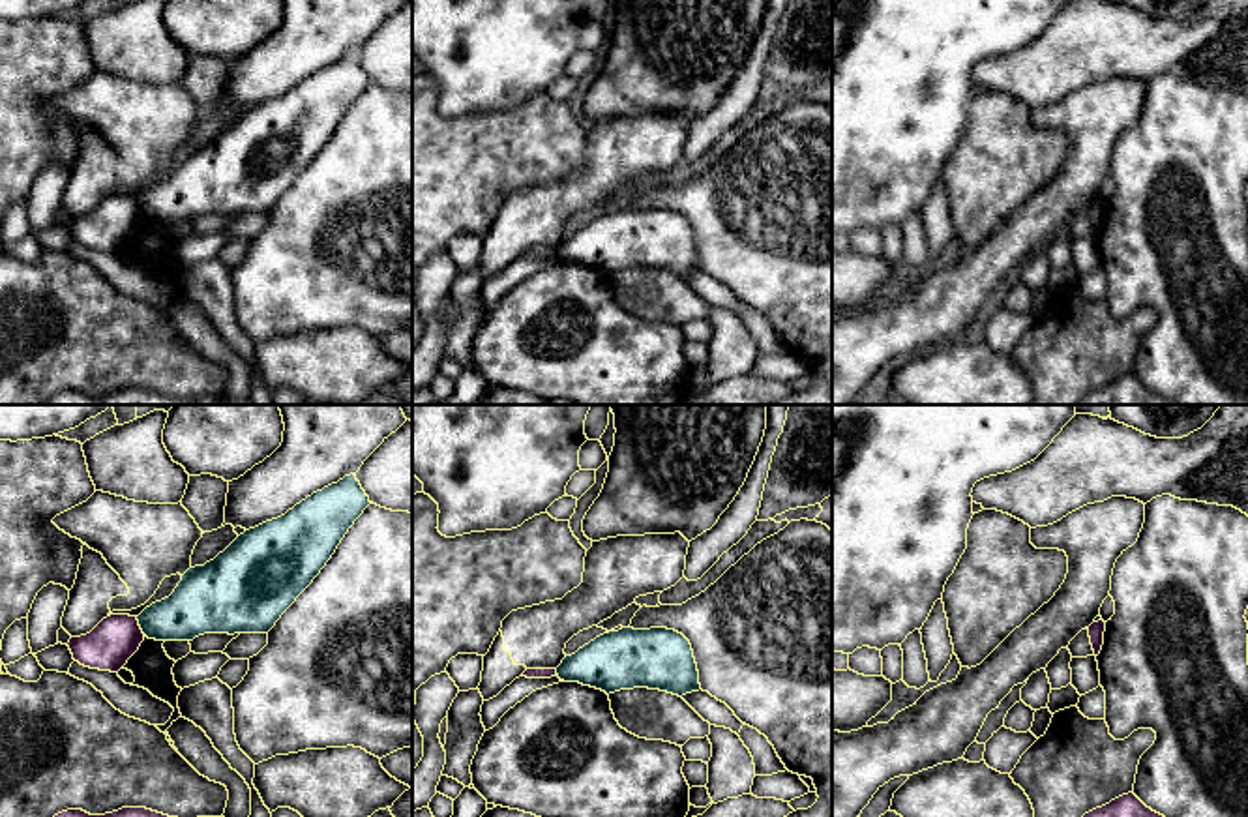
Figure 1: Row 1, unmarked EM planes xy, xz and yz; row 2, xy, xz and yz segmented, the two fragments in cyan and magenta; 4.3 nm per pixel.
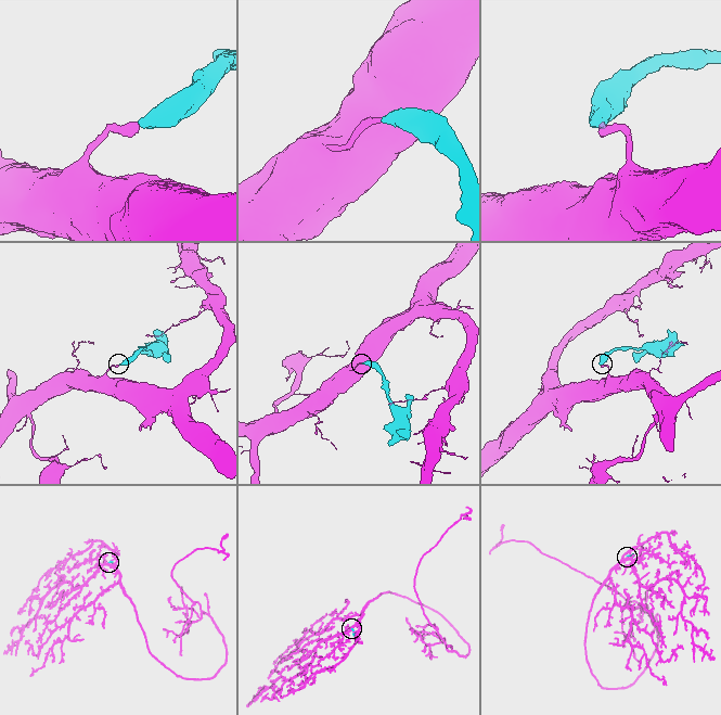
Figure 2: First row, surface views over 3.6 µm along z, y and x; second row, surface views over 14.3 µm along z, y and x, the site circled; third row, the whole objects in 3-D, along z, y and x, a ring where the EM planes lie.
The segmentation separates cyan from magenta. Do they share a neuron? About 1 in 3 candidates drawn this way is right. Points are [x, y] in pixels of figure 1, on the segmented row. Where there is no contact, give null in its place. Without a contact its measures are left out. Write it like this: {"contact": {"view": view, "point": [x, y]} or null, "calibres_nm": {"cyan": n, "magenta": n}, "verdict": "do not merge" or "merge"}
{"contact": {"view": "xy", "point": [139, 624]}, "calibres_nm": {"cyan": 220, "magenta": 200}, "verdict": "do not merge"}

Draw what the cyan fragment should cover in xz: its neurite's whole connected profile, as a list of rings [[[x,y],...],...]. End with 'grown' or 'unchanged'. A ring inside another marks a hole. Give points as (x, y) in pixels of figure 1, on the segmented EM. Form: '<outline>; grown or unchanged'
[[[667,628],[609,631],[557,667],[564,682],[579,682],[609,693],[633,688],[673,695],[699,691],[699,671],[690,641]]]; unchanged

